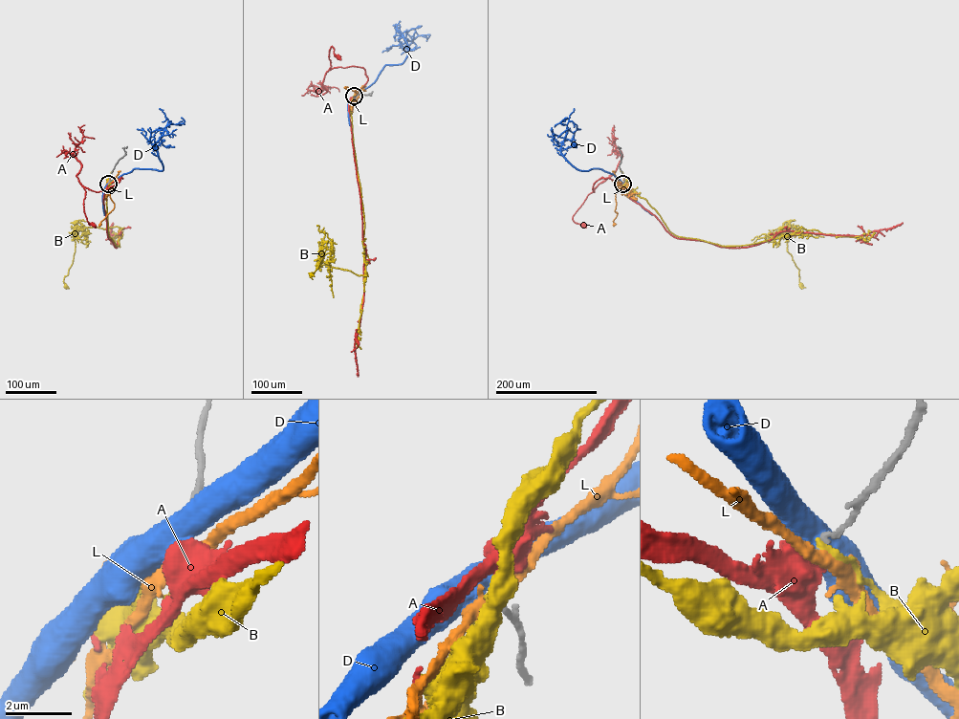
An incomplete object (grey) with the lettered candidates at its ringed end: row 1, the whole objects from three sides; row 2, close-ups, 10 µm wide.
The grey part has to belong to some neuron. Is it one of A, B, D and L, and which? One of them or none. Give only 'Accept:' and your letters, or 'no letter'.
Accept: A

